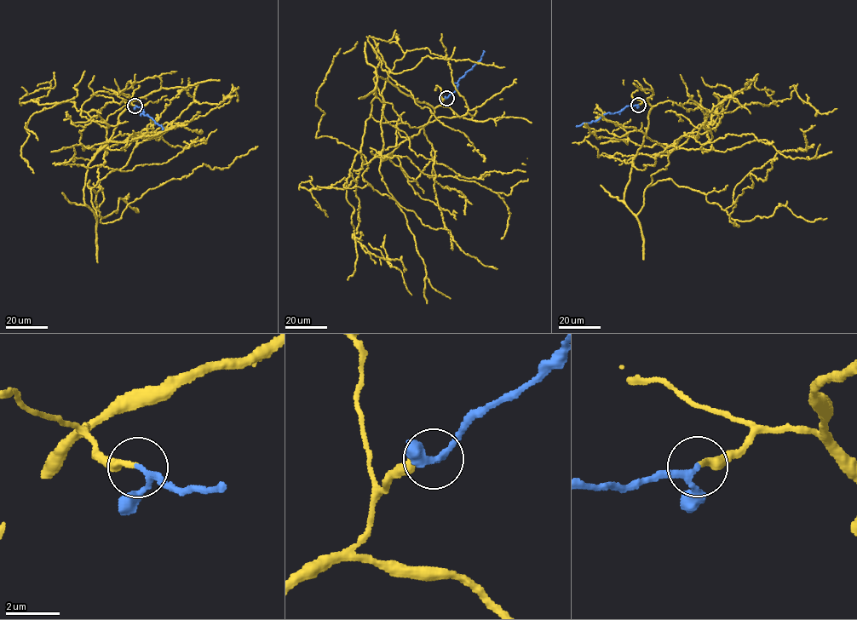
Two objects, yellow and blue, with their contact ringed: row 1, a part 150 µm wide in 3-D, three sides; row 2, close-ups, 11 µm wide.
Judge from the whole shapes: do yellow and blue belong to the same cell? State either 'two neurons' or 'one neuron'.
one neuron

